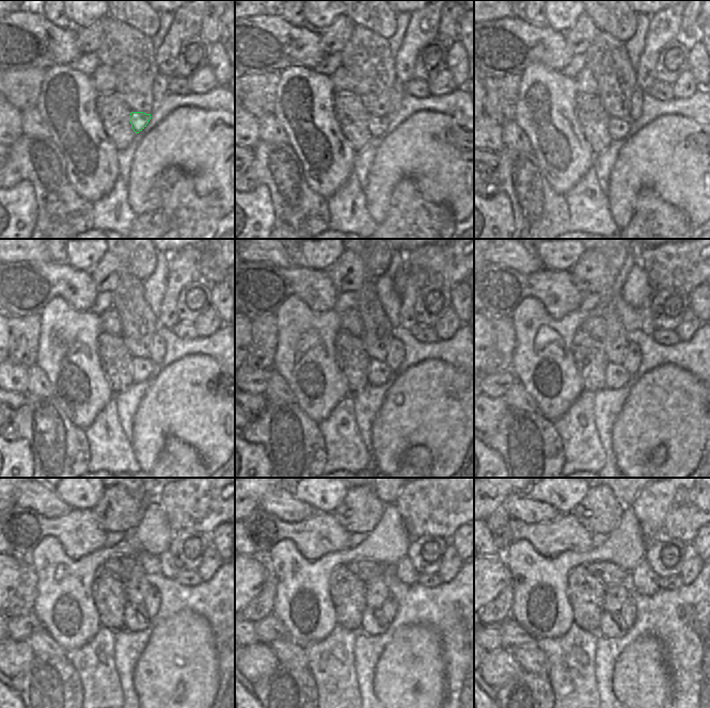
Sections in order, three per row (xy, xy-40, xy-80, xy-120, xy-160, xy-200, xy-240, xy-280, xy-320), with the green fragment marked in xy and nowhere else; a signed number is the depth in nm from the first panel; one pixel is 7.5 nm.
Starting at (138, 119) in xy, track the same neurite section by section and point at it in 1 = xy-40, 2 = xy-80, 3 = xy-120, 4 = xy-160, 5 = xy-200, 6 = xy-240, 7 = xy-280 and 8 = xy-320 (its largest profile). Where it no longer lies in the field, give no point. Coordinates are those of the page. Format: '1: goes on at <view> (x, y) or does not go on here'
1: goes on at xy-40 (377, 125)
2: goes on at xy-80 (617, 128)
3: goes on at xy-120 (141, 367)
4: goes on at xy-160 (379, 372)
5: goes on at xy-200 (616, 376)
6: goes on at xy-240 (137, 618)
7: goes on at xy-280 (374, 622)
8: goes on at xy-320 (611, 625)

